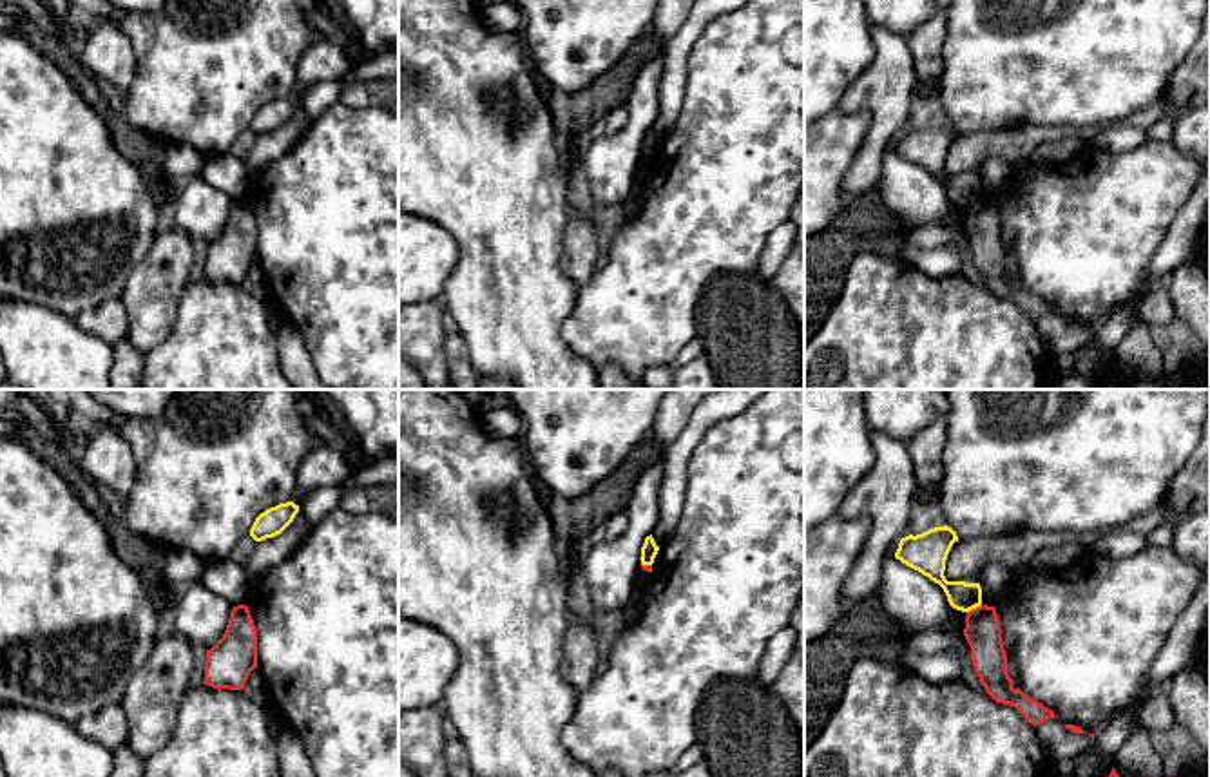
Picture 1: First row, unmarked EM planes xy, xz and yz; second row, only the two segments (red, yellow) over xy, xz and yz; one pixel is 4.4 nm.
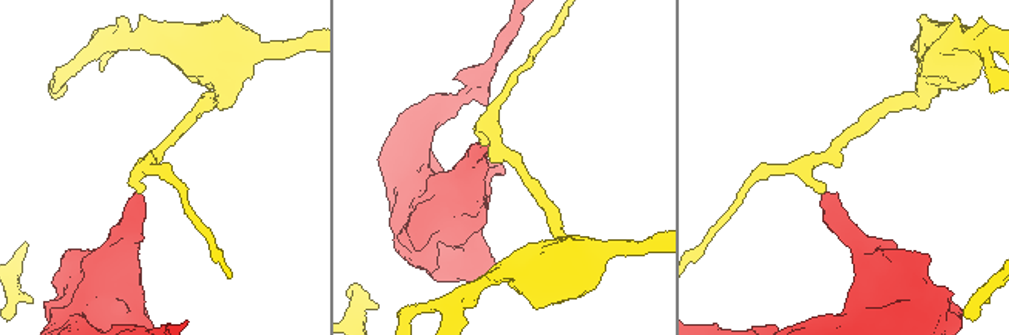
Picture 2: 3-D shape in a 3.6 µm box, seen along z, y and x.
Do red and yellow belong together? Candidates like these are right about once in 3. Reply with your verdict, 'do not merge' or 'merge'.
do not merge

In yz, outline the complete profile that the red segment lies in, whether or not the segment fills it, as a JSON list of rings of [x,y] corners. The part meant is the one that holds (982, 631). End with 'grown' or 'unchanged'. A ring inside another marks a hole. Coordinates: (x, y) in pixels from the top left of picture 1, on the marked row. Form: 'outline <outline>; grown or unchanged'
outline [[[980,605],[969,610],[964,636],[971,647],[975,672],[996,703],[1014,706],[1034,726],[1042,721],[1056,719],[1052,710],[1031,699],[1020,688],[1013,688],[1014,681],[1007,674],[1007,656],[994,607]]]; unchanged

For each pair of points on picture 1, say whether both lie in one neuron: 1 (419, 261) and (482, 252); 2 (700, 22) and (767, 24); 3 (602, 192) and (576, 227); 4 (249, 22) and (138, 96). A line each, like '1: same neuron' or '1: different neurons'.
1: different neurons
2: different neurons
3: different neurons
4: same neuron

